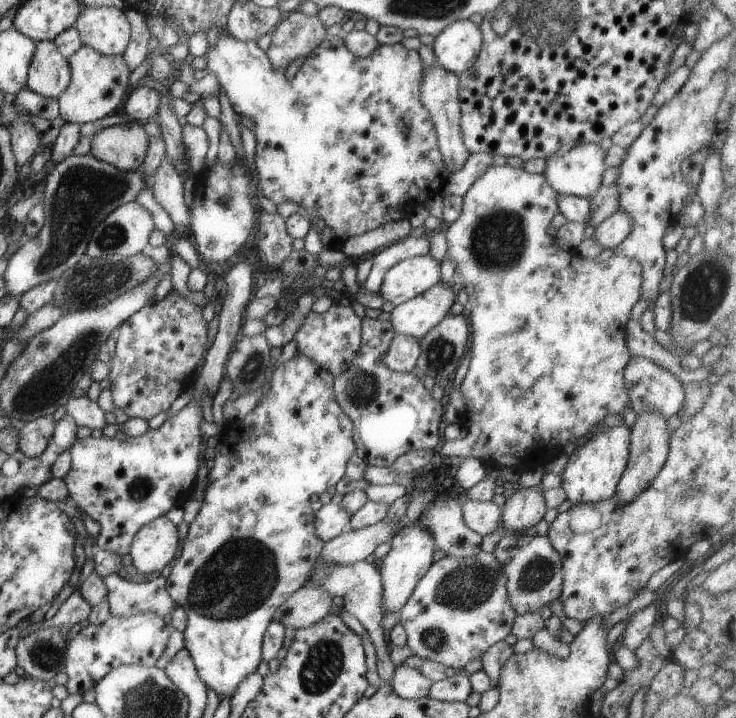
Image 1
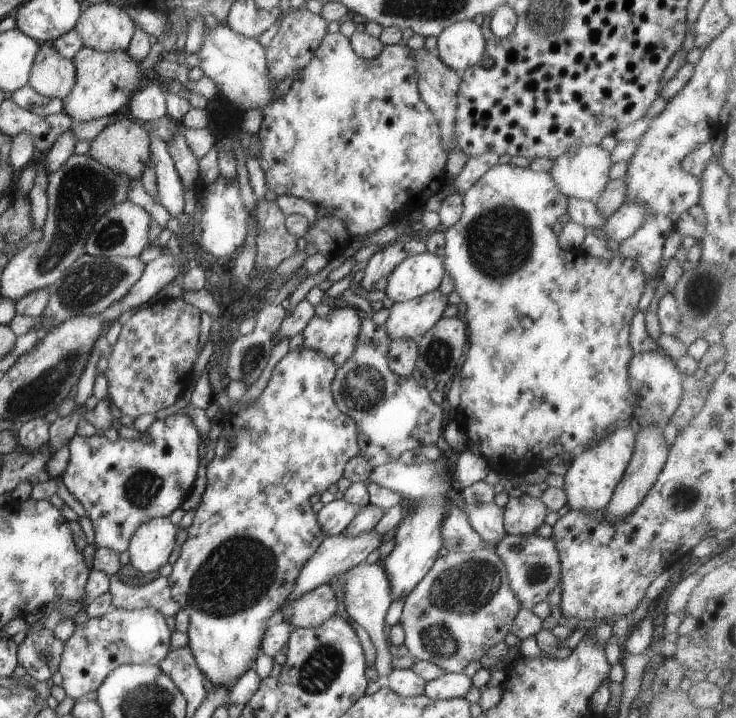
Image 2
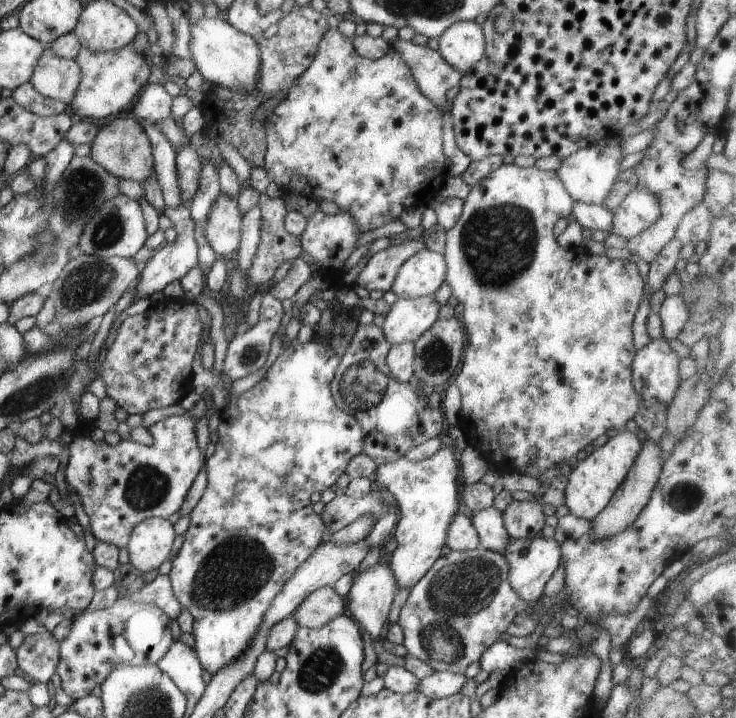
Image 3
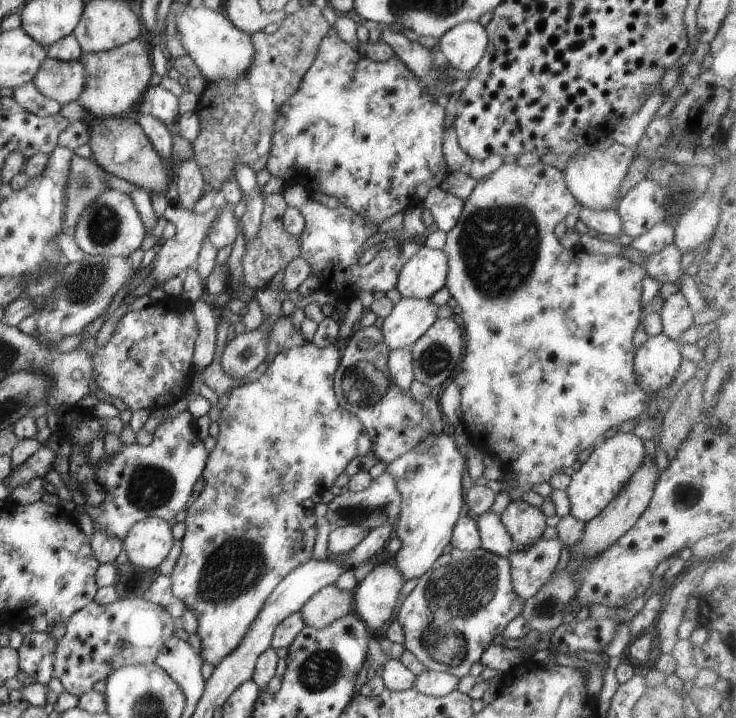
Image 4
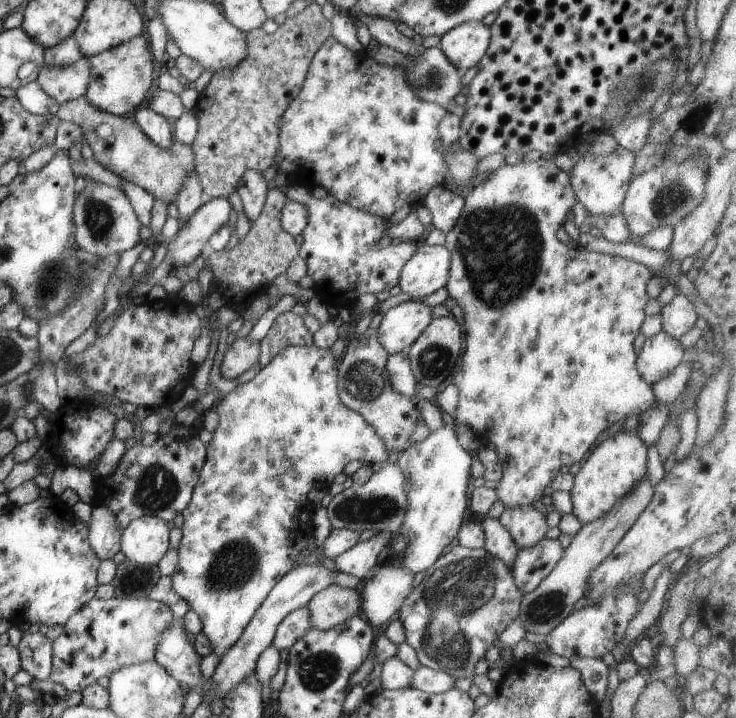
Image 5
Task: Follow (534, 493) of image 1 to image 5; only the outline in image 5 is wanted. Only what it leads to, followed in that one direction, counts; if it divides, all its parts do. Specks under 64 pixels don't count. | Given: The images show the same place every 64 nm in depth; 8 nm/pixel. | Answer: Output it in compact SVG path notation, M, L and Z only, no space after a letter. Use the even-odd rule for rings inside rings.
M533 505L504 508L497 520L507 529L518 549L533 546L547 530L545 516Z

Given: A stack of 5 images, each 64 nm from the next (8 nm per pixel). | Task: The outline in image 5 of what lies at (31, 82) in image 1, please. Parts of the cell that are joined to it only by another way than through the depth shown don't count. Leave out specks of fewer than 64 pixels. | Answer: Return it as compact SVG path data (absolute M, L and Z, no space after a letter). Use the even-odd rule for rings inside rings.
M81 55L74 63L64 67L53 65L43 65L34 81L41 87L41 90L58 105L61 103L79 98L85 94L89 82L89 61L88 57Z

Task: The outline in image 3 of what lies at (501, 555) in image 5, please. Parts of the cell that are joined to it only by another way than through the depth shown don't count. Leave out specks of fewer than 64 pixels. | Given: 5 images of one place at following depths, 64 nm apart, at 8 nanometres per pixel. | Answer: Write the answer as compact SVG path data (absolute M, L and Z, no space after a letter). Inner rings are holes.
M492 505L472 512L470 521L476 530L479 548L501 553L504 546L511 542L509 533L502 523L502 512Z

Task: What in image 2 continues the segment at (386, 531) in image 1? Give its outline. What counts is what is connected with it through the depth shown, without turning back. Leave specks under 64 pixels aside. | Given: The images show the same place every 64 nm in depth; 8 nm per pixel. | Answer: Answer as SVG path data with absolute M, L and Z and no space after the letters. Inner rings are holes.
M375 530L360 532L356 535L333 535L324 537L324 541L315 549L315 552L305 562L300 573L297 575L292 592L288 594L280 608L287 604L287 601L295 600L300 594L315 588L316 586L328 584L328 580L337 573L345 572L353 568L356 564L365 560L367 554L371 554L381 544L381 535Z

